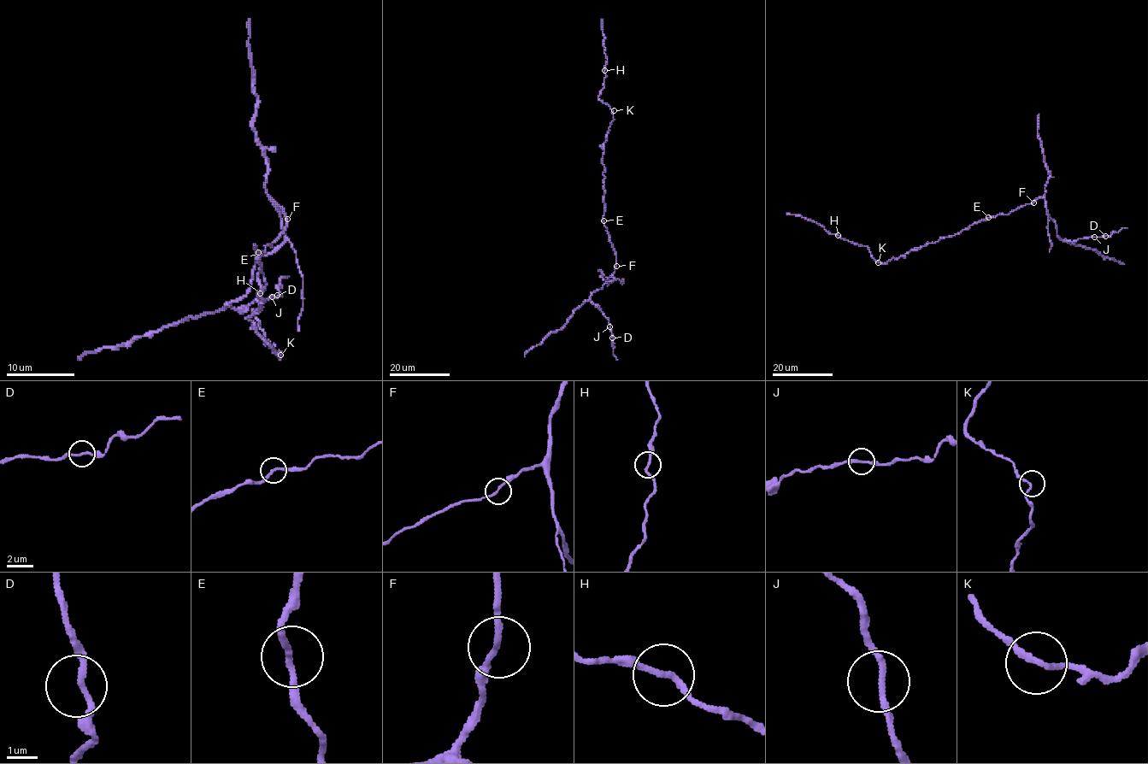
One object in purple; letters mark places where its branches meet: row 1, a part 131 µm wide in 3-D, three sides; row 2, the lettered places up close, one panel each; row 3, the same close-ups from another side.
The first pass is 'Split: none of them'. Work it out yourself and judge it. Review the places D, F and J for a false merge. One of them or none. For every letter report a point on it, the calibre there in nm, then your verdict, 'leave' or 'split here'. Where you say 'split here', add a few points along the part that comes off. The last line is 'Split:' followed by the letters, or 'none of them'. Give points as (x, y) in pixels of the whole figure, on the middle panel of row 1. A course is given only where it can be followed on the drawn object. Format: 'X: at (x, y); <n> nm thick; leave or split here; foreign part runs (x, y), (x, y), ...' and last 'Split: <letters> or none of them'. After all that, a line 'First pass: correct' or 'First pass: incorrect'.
D: at (612, 337); 190 nm thick; leave
F: at (616, 266); 180 nm thick; leave
J: at (609, 326); 200 nm thick; leave
Split: none of them
First pass: correct

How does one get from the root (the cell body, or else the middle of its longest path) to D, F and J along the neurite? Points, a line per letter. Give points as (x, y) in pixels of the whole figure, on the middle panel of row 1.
D: (604, 208), (603, 226), (615, 255), (613, 275), (615, 279), (594, 290), (590, 301), (608, 320), (612, 337)
F: (604, 208), (603, 226), (615, 250), (616, 266)
J: (604, 208), (603, 226), (615, 255), (613, 275), (615, 279), (594, 290), (590, 301), (608, 320), (609, 326)

